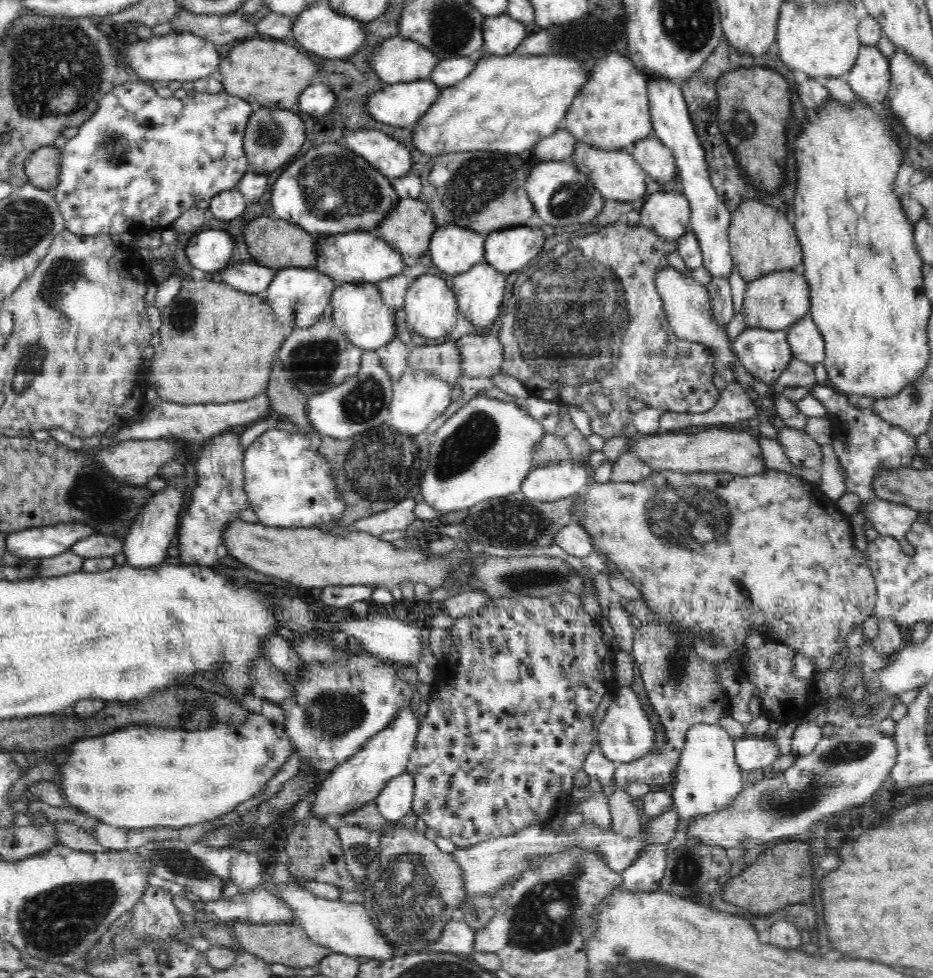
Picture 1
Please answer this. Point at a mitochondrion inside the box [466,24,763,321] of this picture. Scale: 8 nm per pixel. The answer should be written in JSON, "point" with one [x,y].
{"point":[569,199]}

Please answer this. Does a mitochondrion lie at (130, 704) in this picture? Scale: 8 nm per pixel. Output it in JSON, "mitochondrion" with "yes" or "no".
{"mitochondrion":"no"}

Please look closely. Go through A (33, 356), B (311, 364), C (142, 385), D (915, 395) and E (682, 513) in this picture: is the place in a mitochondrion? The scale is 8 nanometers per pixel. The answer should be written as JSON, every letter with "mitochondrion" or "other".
{"A":"mitochondrion","B":"mitochondrion","C":"other","D":"mitochondrion","E":"mitochondrion"}

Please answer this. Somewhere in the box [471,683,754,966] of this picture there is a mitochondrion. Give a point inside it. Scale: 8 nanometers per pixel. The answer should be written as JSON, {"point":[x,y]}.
{"point":[543,919]}

